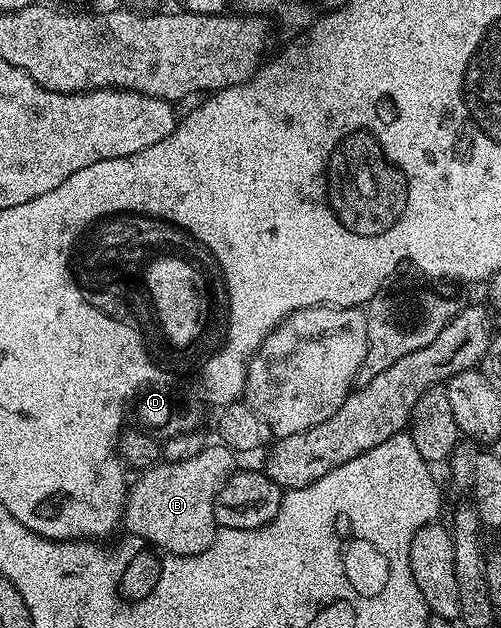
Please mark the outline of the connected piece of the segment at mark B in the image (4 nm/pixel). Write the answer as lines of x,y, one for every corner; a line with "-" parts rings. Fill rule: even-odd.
205,446
198,456
190,456
190,460
178,462
161,461
149,470
143,471
140,478
131,483
128,492
128,502
124,506
123,529
145,538
157,551
165,555
173,554
201,554
210,548
216,539
218,527
216,524
216,497
222,487
227,484
228,478
237,469
237,455
227,446

